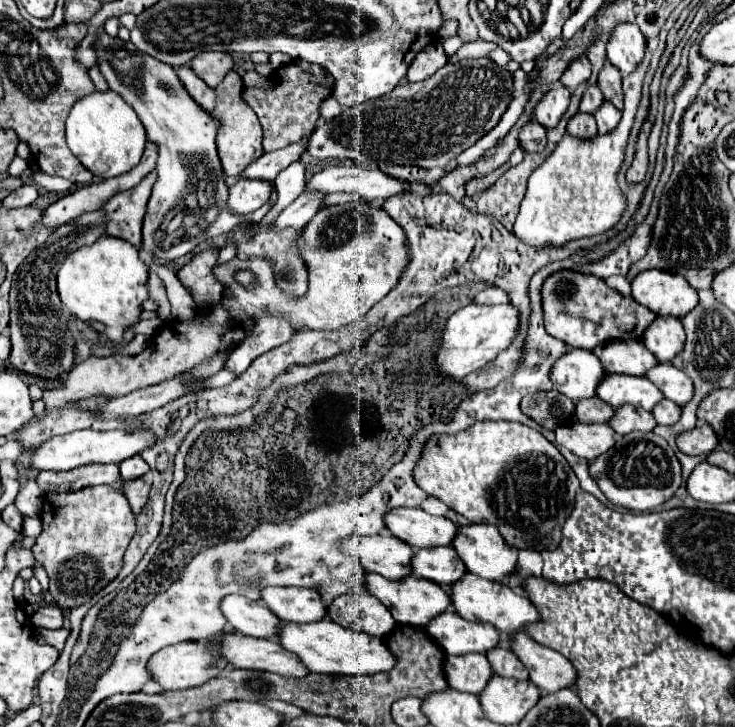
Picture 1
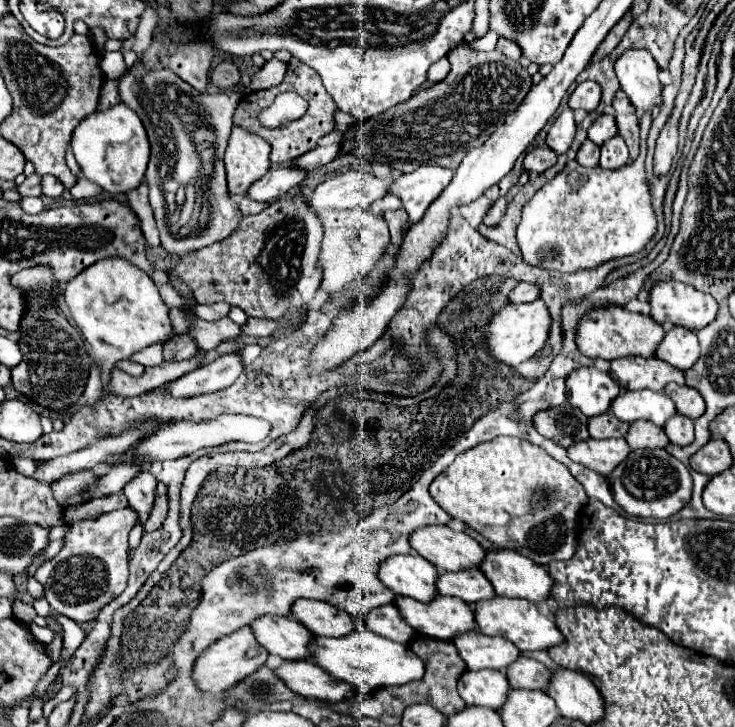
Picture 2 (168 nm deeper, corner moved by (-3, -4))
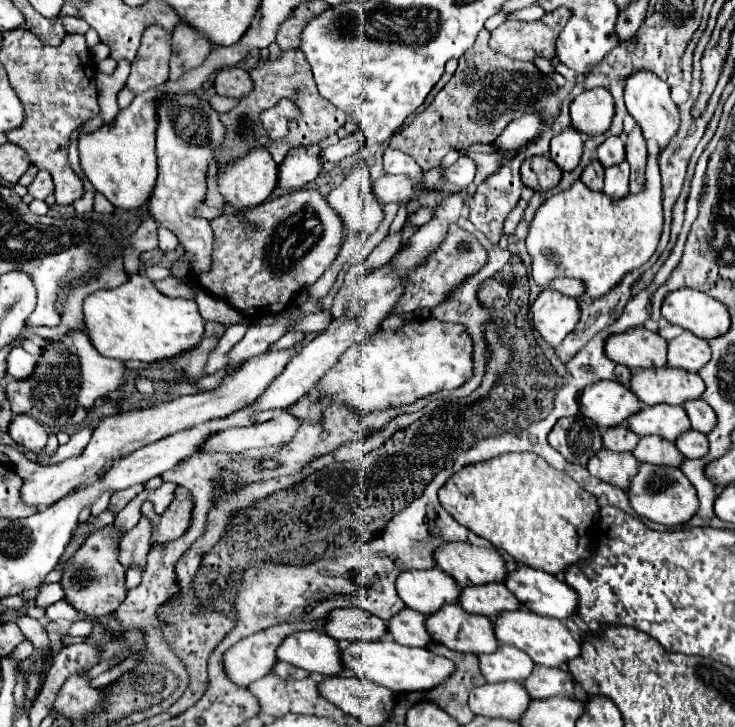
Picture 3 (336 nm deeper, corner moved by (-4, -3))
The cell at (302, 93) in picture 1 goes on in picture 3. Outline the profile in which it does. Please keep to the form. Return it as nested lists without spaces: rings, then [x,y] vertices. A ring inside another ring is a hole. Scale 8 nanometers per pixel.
[[[290,50],[290,52],[282,52],[278,60],[274,62],[264,62],[262,66],[250,70],[250,78],[254,82],[254,88],[248,96],[244,96],[240,100],[240,104],[236,108],[232,108],[230,112],[222,114],[222,122],[226,124],[226,140],[222,144],[222,148],[218,150],[218,172],[220,168],[246,154],[248,150],[252,148],[258,148],[262,144],[268,146],[272,158],[276,164],[280,164],[284,160],[284,156],[288,154],[288,150],[292,148],[314,148],[318,146],[322,140],[330,138],[332,134],[336,134],[336,130],[340,126],[344,126],[346,122],[346,112],[342,112],[340,108],[334,108],[334,104],[330,104],[326,98],[320,96],[316,84],[314,84],[314,78],[312,78],[312,72],[310,72],[310,64],[306,62],[306,56],[300,52],[300,50]],[[280,98],[290,98],[294,100],[300,110],[302,110],[302,116],[298,120],[292,120],[290,122],[290,136],[286,138],[280,138],[280,140],[274,140],[274,142],[268,142],[266,134],[262,132],[262,122],[260,122],[260,112],[266,110],[266,108],[272,108]]]

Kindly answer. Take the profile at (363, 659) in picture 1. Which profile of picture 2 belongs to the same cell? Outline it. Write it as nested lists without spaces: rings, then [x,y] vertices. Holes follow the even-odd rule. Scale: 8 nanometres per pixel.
[[[357,629],[345,637],[315,637],[311,643],[313,661],[329,671],[333,677],[347,681],[351,685],[369,685],[371,689],[405,685],[417,681],[425,675],[425,663],[411,653],[407,645],[387,641],[369,629]]]

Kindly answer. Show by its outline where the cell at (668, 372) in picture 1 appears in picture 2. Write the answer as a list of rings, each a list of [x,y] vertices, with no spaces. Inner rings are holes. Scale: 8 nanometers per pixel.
[[[671,383],[671,385],[665,387],[665,395],[669,395],[673,399],[673,403],[677,407],[677,413],[681,413],[681,415],[685,415],[685,417],[689,417],[693,421],[705,413],[703,397],[695,389],[691,389],[687,385],[681,387],[681,385]]]

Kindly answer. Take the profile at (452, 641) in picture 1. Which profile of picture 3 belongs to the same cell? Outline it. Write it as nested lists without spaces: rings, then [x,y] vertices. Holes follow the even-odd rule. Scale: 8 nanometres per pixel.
[[[500,644],[492,654],[478,654],[480,670],[488,682],[502,682],[502,680],[516,680],[524,682],[524,678],[532,672],[534,662],[526,652]]]

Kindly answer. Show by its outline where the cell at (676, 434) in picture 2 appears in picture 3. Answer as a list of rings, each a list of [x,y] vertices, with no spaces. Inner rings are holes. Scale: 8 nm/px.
[[[690,430],[676,438],[676,446],[686,458],[700,458],[708,452],[708,438],[698,430]]]

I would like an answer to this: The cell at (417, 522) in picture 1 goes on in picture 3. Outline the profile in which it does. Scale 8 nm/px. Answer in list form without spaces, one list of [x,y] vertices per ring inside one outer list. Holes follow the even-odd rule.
[[[444,542],[434,550],[434,560],[440,570],[462,586],[504,582],[508,574],[504,558],[490,544],[472,546],[468,542]]]

